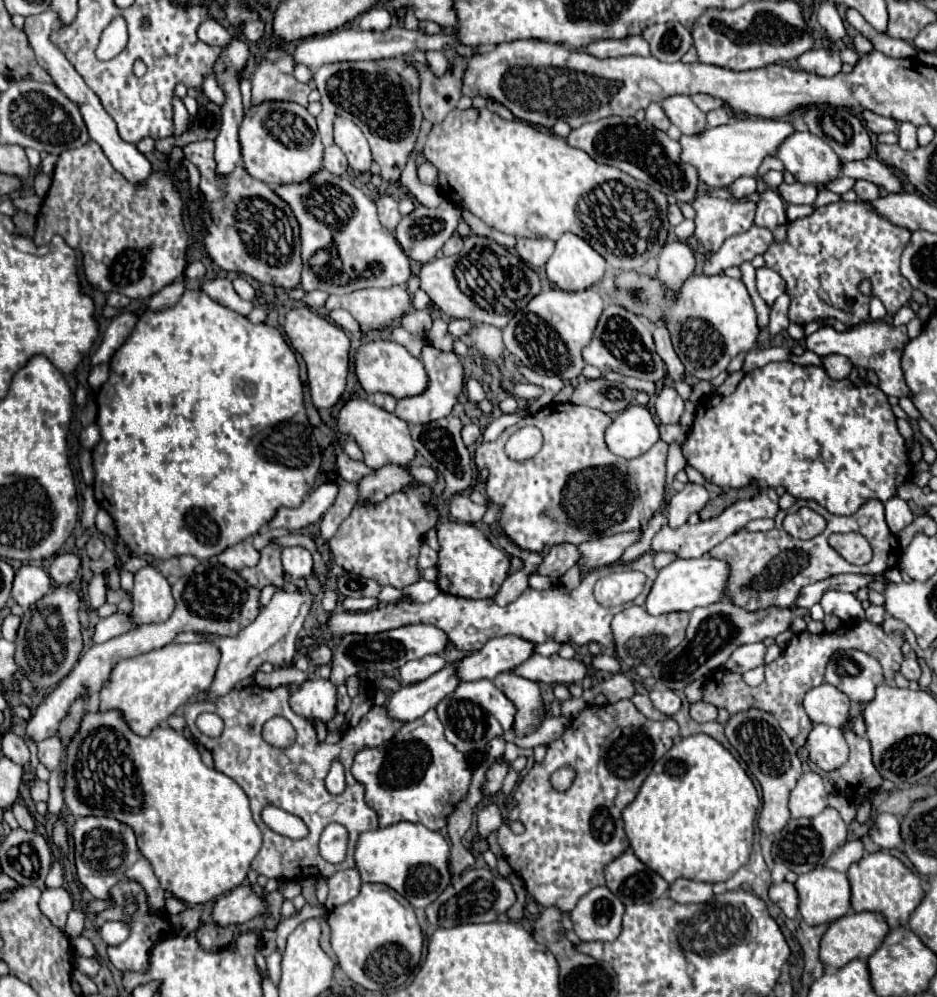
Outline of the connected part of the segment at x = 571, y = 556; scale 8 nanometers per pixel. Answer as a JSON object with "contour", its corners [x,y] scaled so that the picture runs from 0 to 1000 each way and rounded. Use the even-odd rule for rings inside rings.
{"contour":[[[600,545],[600,547],[591,547],[587,551],[587,555],[581,559],[578,567],[572,571],[574,577],[585,577],[589,581],[598,581],[617,561],[617,551],[615,547],[608,545]]]}

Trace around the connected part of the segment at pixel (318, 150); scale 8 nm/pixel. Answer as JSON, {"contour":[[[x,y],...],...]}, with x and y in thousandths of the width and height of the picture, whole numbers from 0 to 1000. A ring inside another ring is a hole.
{"contour":[[[280,103],[267,107],[256,125],[256,145],[263,172],[288,188],[324,184],[344,170],[346,147],[339,137],[337,119],[318,103]]]}

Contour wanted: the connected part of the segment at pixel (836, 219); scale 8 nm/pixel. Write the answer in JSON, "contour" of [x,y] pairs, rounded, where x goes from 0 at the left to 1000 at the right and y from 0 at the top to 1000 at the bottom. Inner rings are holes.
{"contour":[[[894,202],[879,208],[873,208],[864,218],[856,218],[850,222],[841,222],[839,226],[839,240],[826,242],[820,252],[815,254],[818,268],[826,270],[835,276],[839,282],[839,292],[845,300],[843,304],[843,322],[852,326],[860,326],[864,322],[877,322],[884,318],[890,318],[899,322],[903,328],[924,324],[926,318],[926,306],[931,298],[937,298],[948,316],[956,316],[956,312],[963,306],[969,306],[973,300],[973,286],[963,278],[958,266],[963,250],[971,242],[971,232],[965,228],[958,228],[950,224],[946,218],[933,212],[931,206],[924,202]],[[926,280],[931,284],[931,296],[920,296],[916,286],[918,282]]]}

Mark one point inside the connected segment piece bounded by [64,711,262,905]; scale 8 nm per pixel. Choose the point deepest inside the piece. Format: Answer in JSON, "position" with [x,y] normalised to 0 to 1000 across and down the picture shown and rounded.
{"position":[207,826]}

